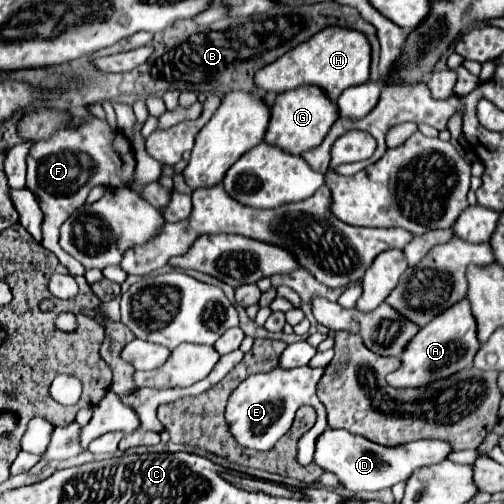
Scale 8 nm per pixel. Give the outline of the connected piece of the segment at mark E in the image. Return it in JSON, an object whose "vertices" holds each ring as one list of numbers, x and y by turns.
{"vertices":[[307,365,295,367,295,369,275,367,267,373,251,375,243,383,239,383,239,387,229,397,227,411,225,411,225,421,227,421,229,431,235,437,235,441,241,447,269,451,277,443,277,439,289,431,295,411,301,405,311,405,317,411,317,423,297,443,297,463,309,465,313,459,313,451,315,451,315,439,319,433,323,433,327,429,325,407,315,393,315,387,317,387,317,381,321,379,321,375,323,375,323,369,311,369]]}

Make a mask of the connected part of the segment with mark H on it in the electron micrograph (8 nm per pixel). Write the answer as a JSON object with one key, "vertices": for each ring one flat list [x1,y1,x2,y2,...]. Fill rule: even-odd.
{"vertices":[[327,27,327,31,313,35,311,41,301,43,287,55,279,57,275,63,259,69,255,73,255,87,261,91,283,93,297,89,301,85,317,85,335,103,347,87,361,85,369,79,369,63,371,63,371,47,363,33,351,29]]}

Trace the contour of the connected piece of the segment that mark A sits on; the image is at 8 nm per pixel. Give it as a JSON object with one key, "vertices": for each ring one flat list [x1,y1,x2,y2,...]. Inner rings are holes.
{"vertices":[[461,299,451,307,451,311,443,311,439,319,433,319,423,331,419,331,403,349,401,355,401,367,393,373,387,375,387,383,397,389,407,389,407,387,423,387,427,383,451,377,453,373,471,367,475,351,479,351,479,341,477,341,477,327,475,319,469,311,467,299]]}

